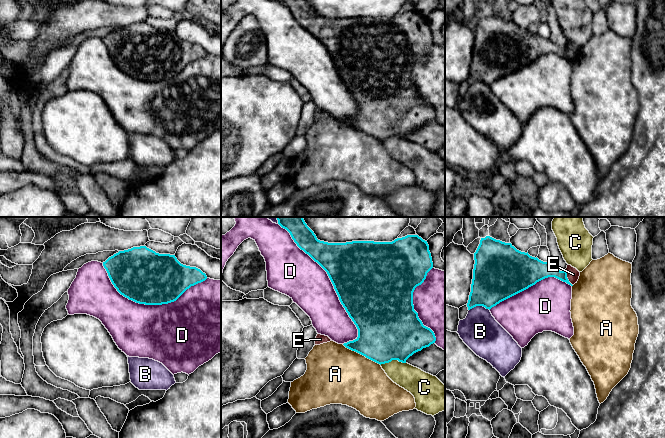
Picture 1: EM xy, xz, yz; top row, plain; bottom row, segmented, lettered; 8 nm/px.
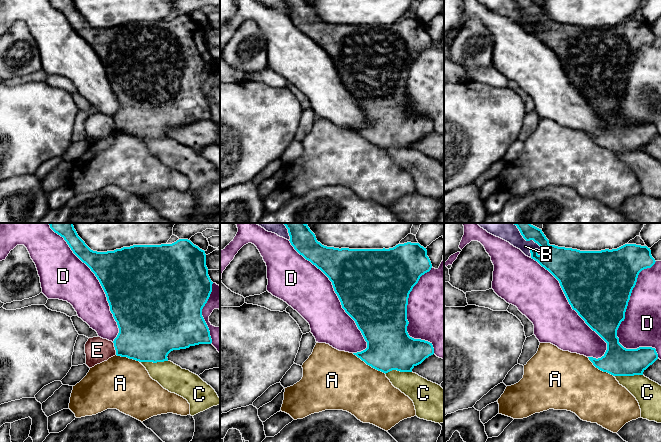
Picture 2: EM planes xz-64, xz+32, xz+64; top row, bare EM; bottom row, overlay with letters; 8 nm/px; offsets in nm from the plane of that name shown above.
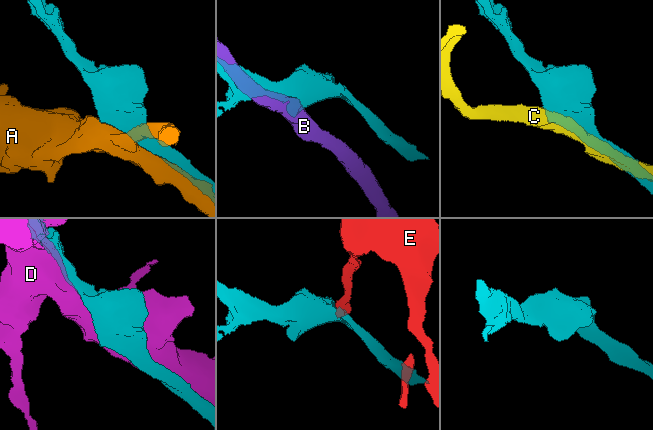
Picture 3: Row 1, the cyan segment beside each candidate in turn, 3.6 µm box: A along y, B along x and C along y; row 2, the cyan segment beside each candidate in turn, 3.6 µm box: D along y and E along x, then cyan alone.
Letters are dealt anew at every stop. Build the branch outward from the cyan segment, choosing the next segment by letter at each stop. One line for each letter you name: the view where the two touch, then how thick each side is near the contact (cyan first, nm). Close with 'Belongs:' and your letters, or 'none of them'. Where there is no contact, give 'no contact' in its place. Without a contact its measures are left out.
Belongs: none of them

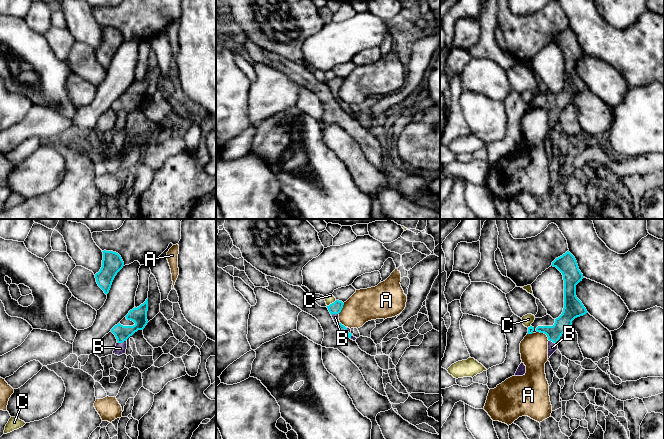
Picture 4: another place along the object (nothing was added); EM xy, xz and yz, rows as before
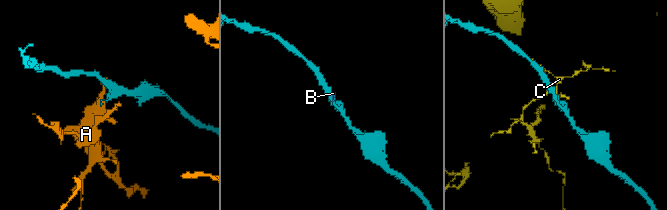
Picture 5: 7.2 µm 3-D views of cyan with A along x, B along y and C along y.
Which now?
B: meets cyan in xy; 120 nm thick on the cyan side, 90 nm on the other
Belongs: B

